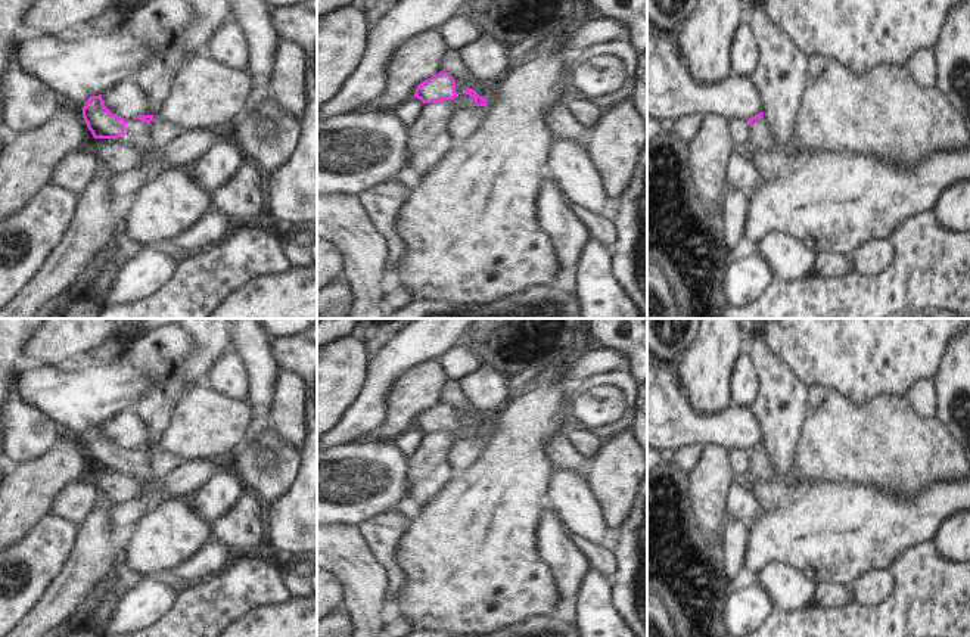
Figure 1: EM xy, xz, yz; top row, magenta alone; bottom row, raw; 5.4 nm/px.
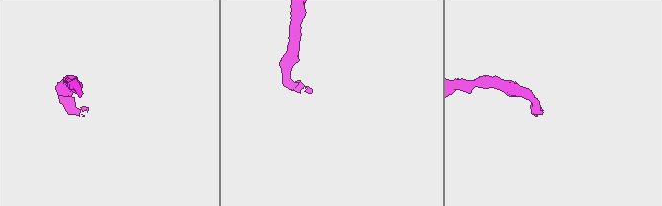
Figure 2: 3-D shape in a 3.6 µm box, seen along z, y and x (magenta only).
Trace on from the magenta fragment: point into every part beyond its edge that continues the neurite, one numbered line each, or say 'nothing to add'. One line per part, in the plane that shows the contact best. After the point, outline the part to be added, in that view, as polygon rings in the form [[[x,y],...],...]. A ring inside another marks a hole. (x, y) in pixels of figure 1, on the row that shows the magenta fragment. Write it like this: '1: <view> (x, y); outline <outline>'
1: xy (134, 134); outline [[[137,118],[127,121],[127,125],[124,127],[124,134],[116,140],[121,145],[128,145],[131,147],[137,147],[143,153],[153,153],[156,150],[149,140],[147,124]]]

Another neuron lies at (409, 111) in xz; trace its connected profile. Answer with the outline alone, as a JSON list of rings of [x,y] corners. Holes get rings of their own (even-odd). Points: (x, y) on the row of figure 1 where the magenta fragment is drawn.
[[[410,97],[404,103],[398,105],[392,109],[392,112],[407,125],[410,127],[423,109],[423,102],[417,97]]]

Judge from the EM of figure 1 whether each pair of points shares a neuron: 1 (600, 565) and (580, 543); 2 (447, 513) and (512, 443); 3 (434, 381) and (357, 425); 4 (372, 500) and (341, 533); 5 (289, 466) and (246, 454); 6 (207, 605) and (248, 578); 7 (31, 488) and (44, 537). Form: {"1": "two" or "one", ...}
{"1": "one", "2": "one", "3": "two", "4": "two", "5": "one", "6": "one", "7": "two"}

